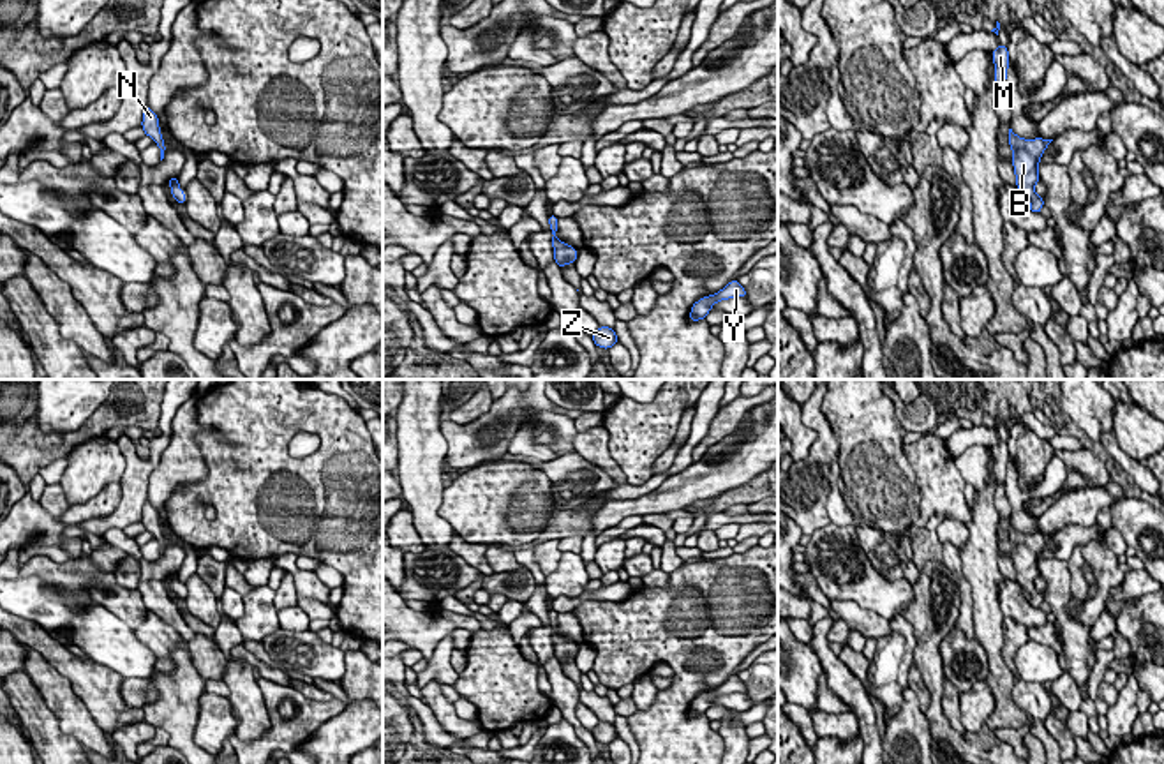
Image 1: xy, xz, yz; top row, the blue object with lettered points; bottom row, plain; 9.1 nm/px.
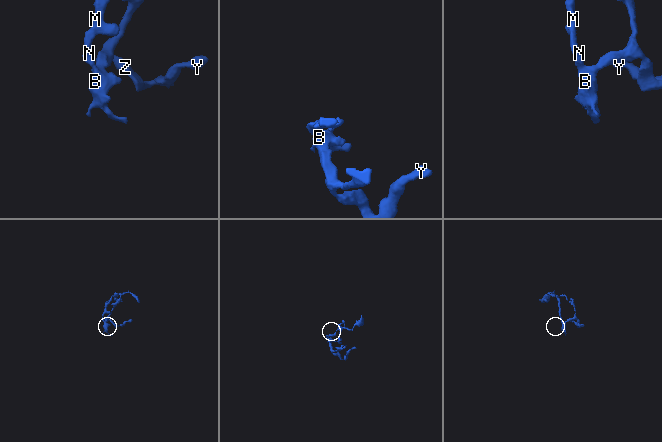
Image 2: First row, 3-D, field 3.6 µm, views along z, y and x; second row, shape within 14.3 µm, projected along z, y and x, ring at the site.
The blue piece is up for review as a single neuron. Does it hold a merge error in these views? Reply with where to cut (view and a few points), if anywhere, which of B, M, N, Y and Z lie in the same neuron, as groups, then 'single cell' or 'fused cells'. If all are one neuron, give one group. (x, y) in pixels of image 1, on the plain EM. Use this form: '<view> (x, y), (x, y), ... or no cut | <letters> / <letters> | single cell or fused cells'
no cut | B M N Y Z | single cell

